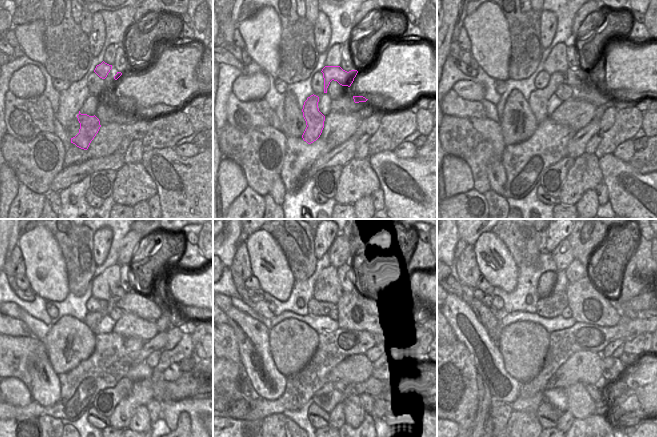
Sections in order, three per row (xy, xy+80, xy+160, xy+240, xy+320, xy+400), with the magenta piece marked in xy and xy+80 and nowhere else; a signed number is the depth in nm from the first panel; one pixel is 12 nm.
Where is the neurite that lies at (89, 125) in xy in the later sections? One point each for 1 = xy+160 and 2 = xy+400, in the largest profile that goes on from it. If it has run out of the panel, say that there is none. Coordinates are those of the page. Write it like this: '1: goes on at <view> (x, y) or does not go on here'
1: goes on at xy+160 (586, 88)
2: goes on at xy+400 (639, 303)

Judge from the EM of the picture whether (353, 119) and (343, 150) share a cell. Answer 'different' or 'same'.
different

